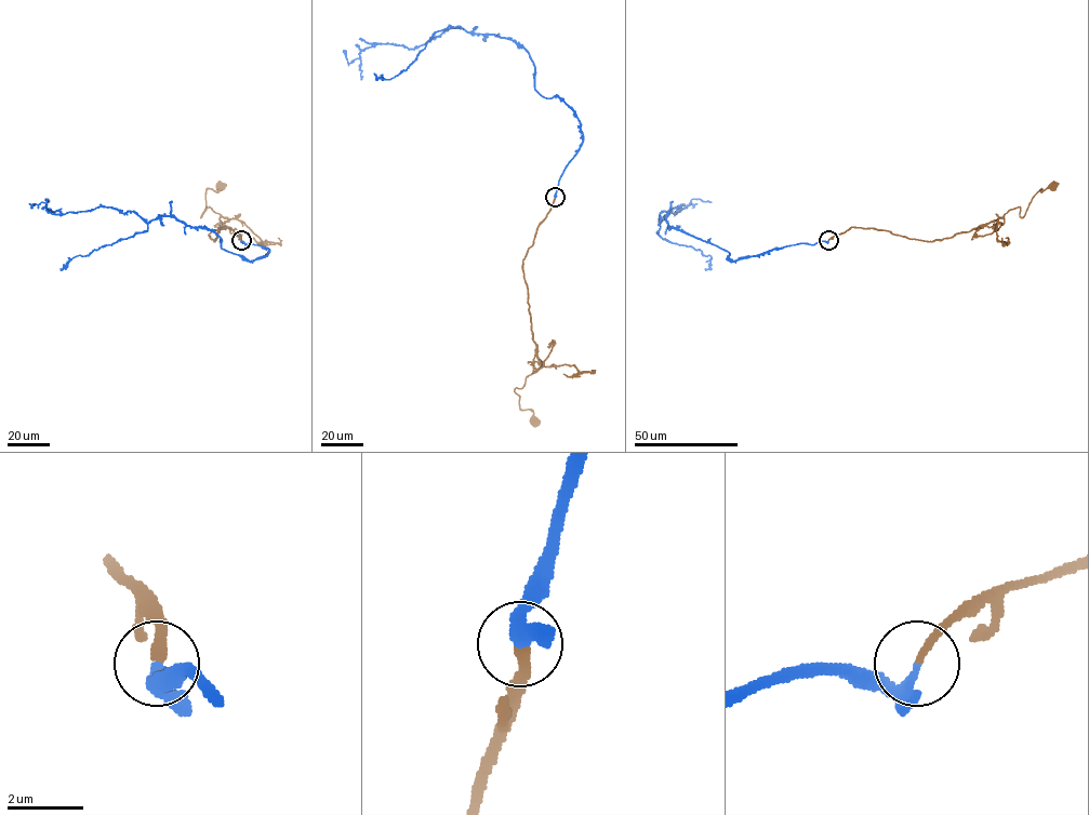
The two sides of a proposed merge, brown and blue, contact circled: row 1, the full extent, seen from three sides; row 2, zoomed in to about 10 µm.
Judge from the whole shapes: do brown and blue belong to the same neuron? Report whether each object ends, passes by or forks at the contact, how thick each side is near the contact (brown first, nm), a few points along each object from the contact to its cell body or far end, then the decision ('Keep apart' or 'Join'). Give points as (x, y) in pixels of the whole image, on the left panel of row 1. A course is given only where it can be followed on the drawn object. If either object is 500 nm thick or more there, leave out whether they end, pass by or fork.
At the ring brown ends. At the ring blue passes by. Thickness 220 nm (brown) against 200 nm. Course of brown: (240, 240), (229, 227), (212, 230), (214, 241), (227, 219), (210, 206), (200, 217), (206, 190), (221, 187). Course of blue: (240, 240), (269, 251), (249, 261), (174, 217), (29, 204). Join

